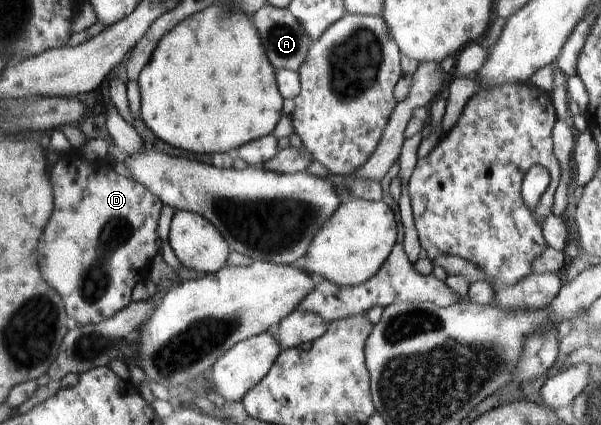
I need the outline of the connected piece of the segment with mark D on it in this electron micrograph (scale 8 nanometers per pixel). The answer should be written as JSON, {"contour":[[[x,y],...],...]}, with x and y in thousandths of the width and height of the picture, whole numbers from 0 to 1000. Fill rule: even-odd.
{"contour":[[[105,362],[98,376],[93,379],[90,391],[87,391],[83,433],[87,433],[90,461],[90,494],[87,494],[87,508],[83,508],[83,518],[80,518],[80,527],[77,527],[73,546],[70,546],[70,560],[67,560],[67,569],[63,569],[63,631],[67,631],[67,645],[70,645],[70,654],[101,696],[111,744],[123,748],[130,765],[150,760],[166,762],[166,758],[175,755],[178,748],[186,748],[190,739],[200,734],[200,729],[216,715],[225,671],[231,656],[245,649],[250,612],[255,609],[266,588],[261,532],[273,480],[263,461],[256,461],[250,447],[243,447],[233,428],[195,409],[186,395],[180,395],[180,391],[173,391],[173,386],[163,391],[163,386],[156,386],[156,381],[146,381],[146,376],[136,376],[136,372],[130,372],[130,367],[116,367],[116,362]]]}

